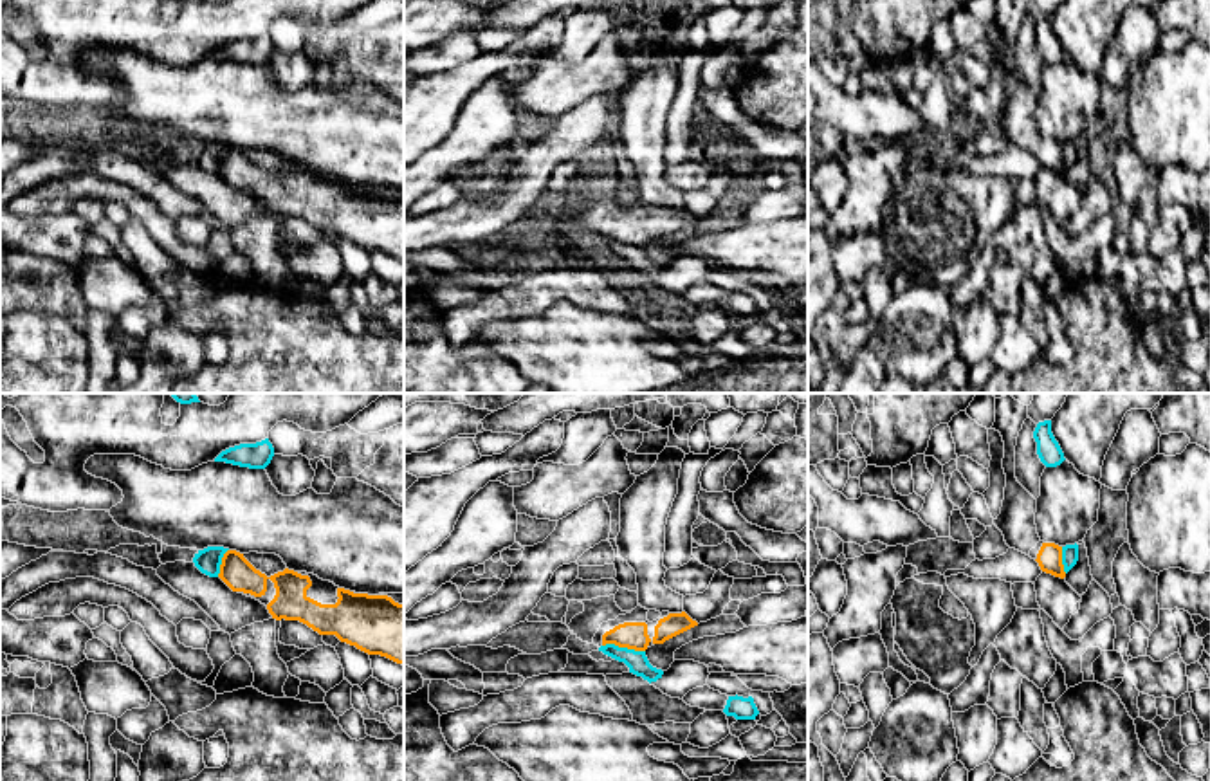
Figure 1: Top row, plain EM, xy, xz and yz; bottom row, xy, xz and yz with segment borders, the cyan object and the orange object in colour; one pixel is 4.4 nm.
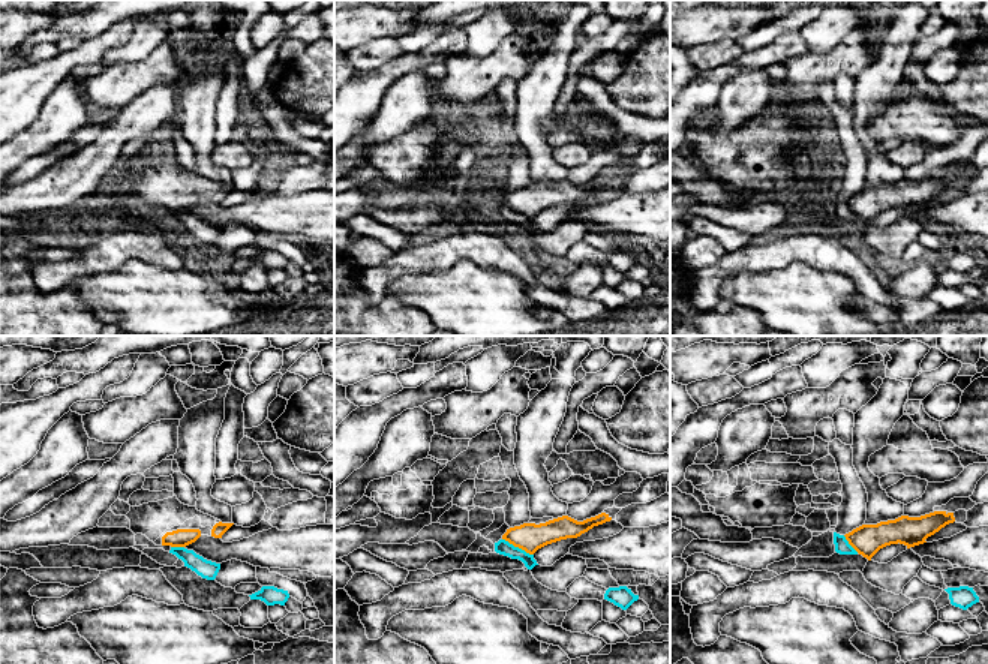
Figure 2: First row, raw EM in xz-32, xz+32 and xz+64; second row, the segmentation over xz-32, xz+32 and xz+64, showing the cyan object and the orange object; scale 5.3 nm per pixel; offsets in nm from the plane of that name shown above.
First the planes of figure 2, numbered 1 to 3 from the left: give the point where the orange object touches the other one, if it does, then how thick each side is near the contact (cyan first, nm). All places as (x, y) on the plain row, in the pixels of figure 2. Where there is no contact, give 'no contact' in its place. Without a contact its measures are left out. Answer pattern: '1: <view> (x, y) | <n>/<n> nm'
1: xz-32 (177, 212) | 100/100 nm
2: xz+32 (517, 212) | 80/160 nm
3: xz+64 (849, 209) | 80/170 nm

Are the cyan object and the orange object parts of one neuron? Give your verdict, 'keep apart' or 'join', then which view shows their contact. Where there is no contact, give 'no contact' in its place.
keep apart; contact in xz

